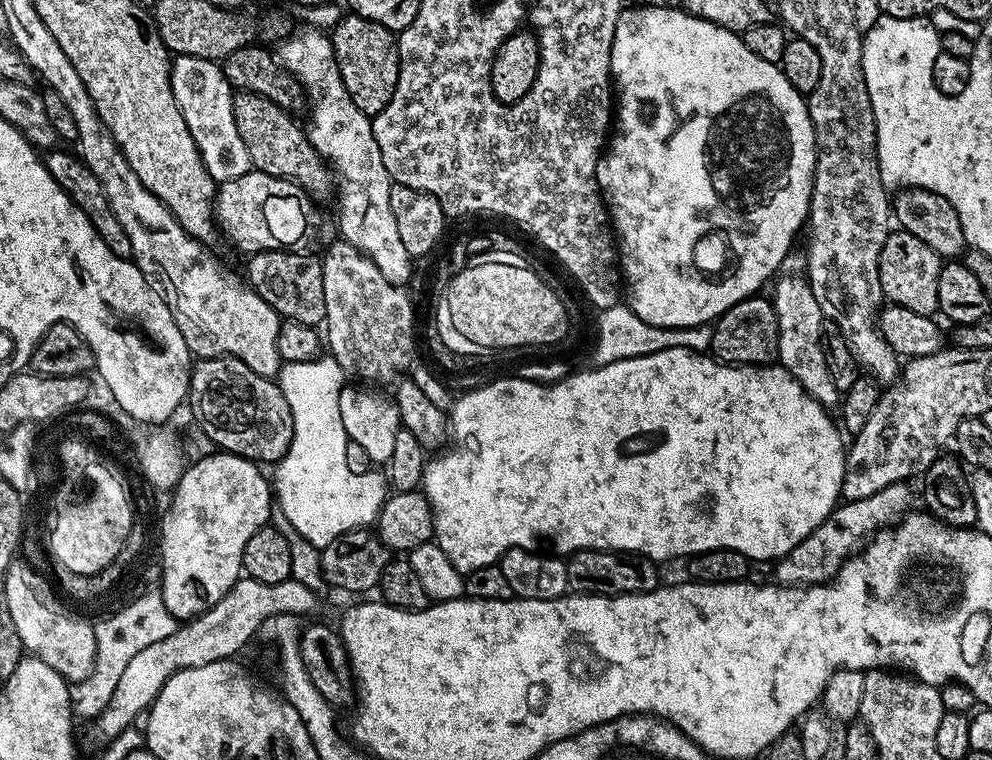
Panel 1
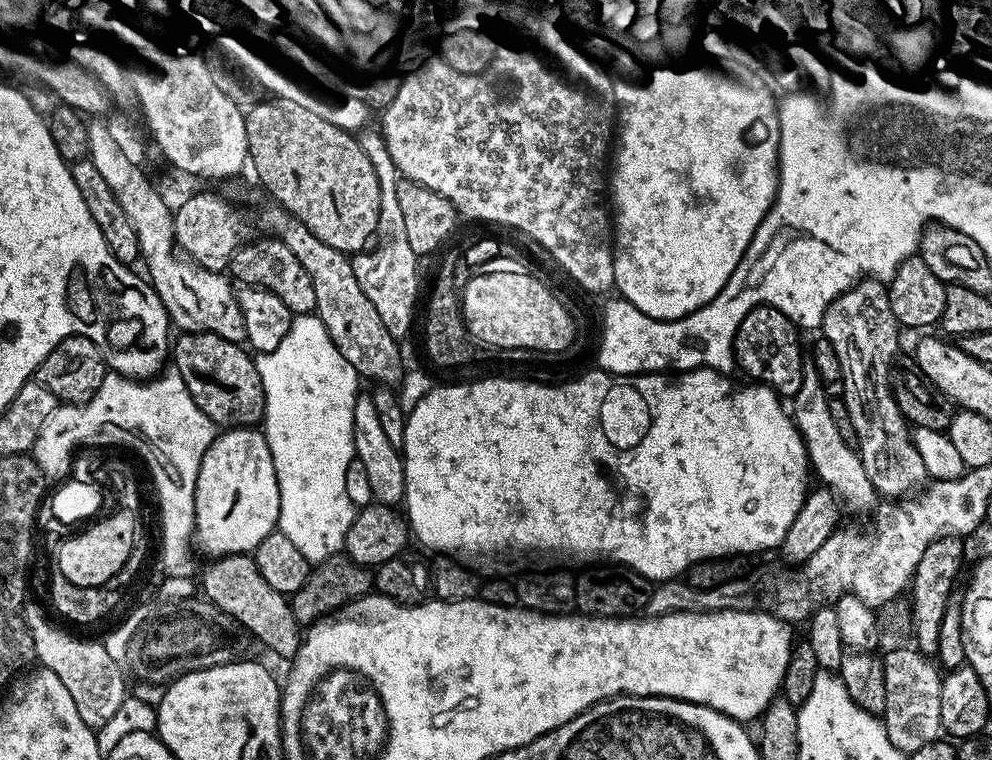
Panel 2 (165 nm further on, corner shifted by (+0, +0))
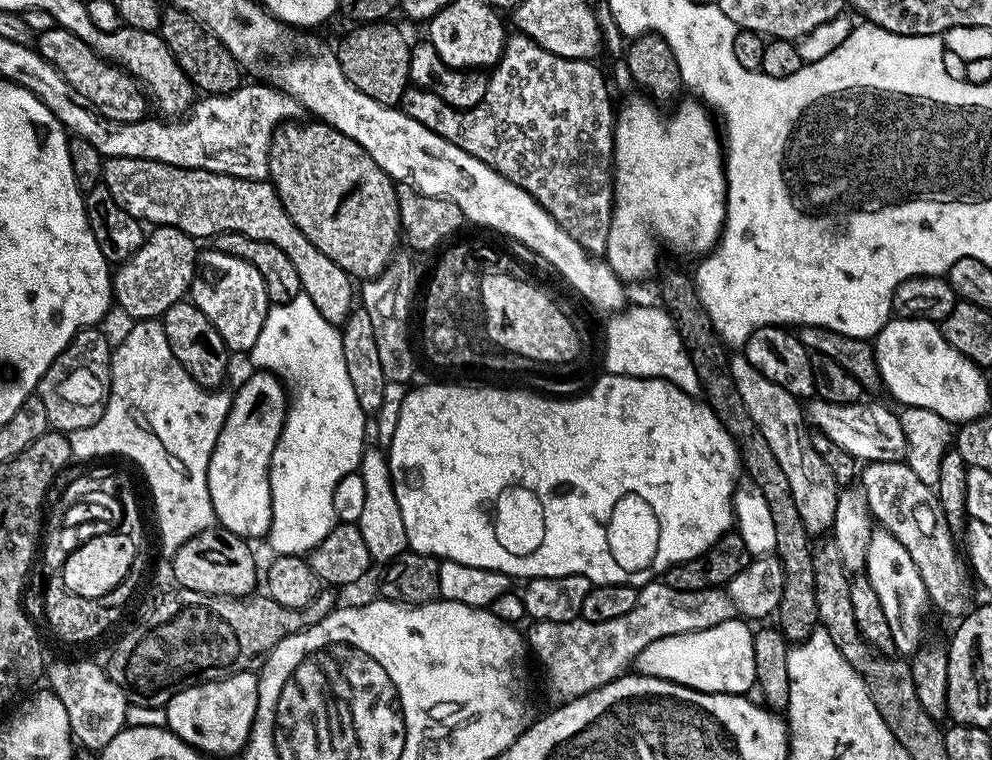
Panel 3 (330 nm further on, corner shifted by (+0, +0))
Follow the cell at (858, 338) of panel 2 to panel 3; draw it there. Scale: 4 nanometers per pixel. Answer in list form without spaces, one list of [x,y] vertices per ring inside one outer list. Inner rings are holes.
[[[906,462],[865,463],[862,480],[863,476],[862,491],[873,521],[883,531],[894,534],[902,546],[906,546],[910,558],[914,558],[914,566],[918,566],[918,574],[922,574],[922,582],[926,582],[931,607],[935,611],[937,608],[944,616],[963,617],[970,608],[968,580],[964,577],[966,564],[961,549],[960,552],[956,549],[957,537],[946,522],[946,514],[933,485],[922,482],[922,478],[918,478]]]

